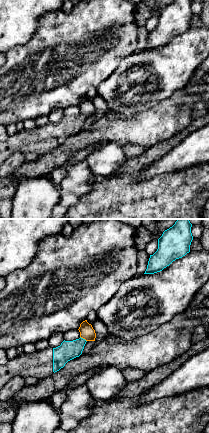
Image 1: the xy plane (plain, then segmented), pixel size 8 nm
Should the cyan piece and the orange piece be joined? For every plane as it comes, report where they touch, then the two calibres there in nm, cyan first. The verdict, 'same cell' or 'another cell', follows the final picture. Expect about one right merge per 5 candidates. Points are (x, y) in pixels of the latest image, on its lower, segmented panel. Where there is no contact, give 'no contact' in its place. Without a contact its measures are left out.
meets cyan at (82, 338); 160 nm thick on the cyan side, 120 nm on the other

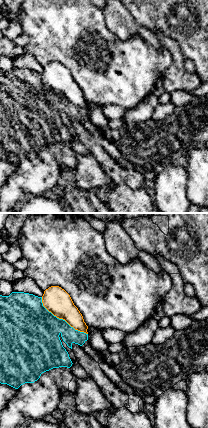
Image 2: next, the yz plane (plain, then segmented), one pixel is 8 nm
meets cyan at (61, 319); 420 nm thick on the cyan side, 220 nm on the other

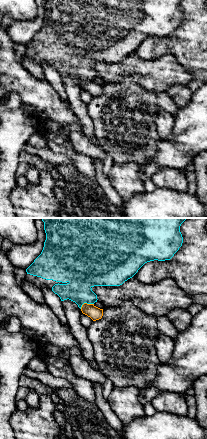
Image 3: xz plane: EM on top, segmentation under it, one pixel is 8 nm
meets cyan at (86, 302); 280 nm thick on the cyan side, 110 nm on the other

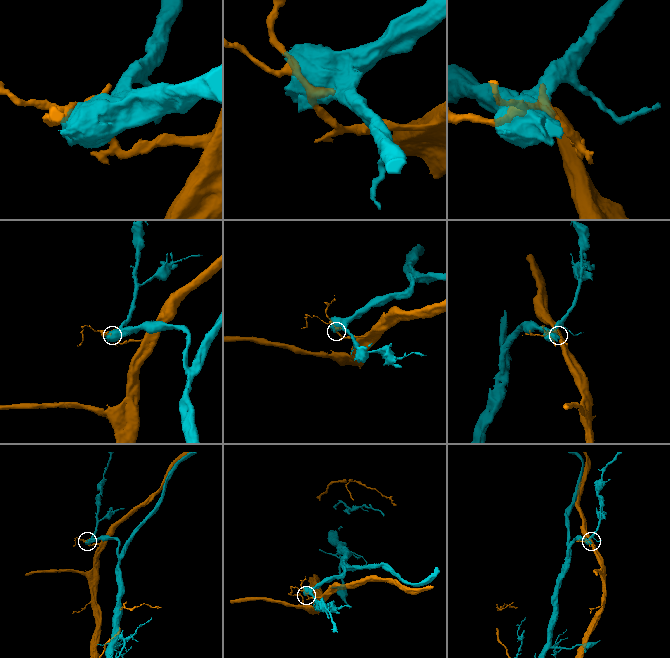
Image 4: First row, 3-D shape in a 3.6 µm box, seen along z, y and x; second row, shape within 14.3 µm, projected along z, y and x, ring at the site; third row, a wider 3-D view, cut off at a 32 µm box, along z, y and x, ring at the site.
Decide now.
another cell

